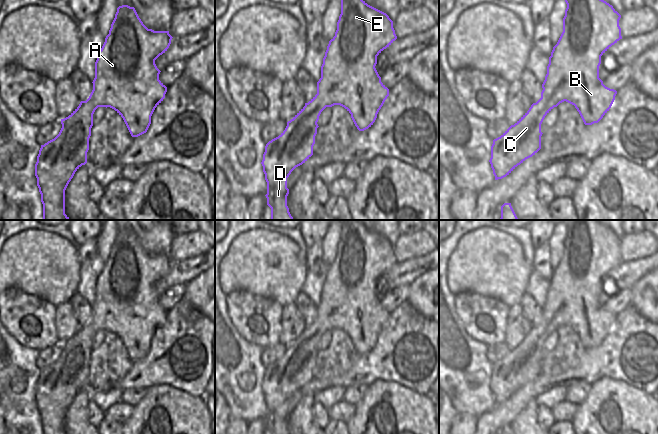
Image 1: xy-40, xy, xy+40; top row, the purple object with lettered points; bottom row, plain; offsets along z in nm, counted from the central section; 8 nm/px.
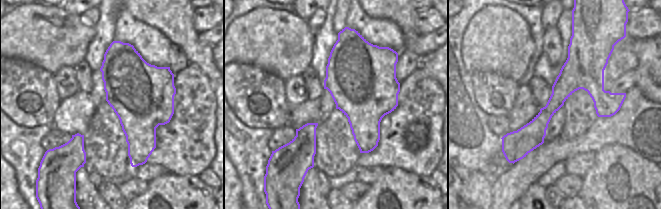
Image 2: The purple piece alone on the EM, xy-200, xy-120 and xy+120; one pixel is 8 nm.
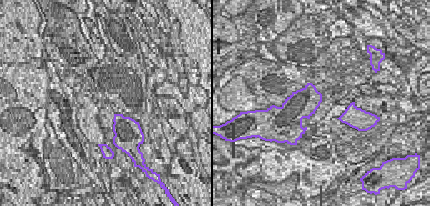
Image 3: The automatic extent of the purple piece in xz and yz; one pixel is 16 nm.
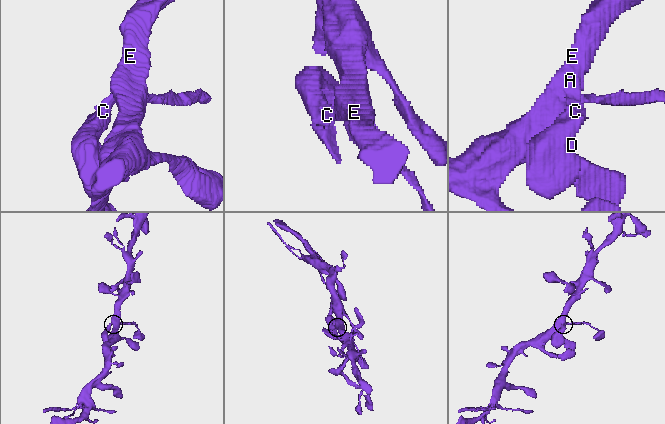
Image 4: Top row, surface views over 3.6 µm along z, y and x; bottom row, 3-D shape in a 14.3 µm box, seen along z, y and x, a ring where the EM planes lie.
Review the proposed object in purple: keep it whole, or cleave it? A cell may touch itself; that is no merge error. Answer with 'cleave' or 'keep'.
keep

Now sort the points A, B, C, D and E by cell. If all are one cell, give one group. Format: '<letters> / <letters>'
A B C D E

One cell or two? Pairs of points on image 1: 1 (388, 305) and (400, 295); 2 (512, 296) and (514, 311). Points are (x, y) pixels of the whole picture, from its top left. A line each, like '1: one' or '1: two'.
1: one
2: two

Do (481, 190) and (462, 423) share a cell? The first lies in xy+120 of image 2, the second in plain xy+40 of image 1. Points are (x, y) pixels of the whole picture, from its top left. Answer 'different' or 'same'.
same

